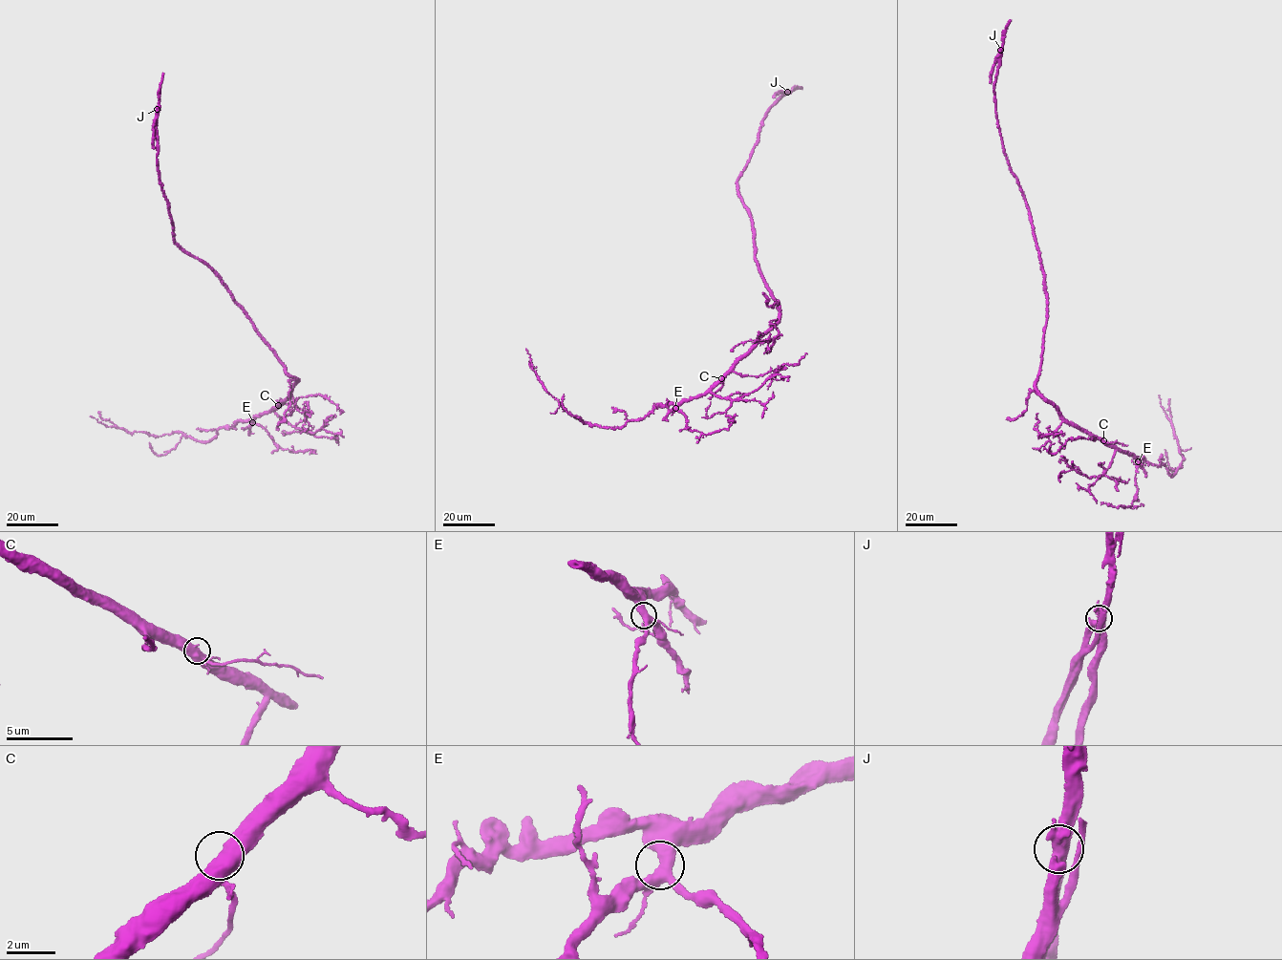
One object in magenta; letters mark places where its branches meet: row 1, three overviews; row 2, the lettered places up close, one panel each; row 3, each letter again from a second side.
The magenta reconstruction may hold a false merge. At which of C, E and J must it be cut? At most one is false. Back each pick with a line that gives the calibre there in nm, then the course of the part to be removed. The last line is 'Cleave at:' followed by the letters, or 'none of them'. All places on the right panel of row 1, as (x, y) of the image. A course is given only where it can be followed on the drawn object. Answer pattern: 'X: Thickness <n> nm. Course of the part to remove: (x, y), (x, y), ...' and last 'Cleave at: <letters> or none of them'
J: Thickness 440 nm. Course of the part to remove: (1001, 50), (989, 83)
Cleave at: J

